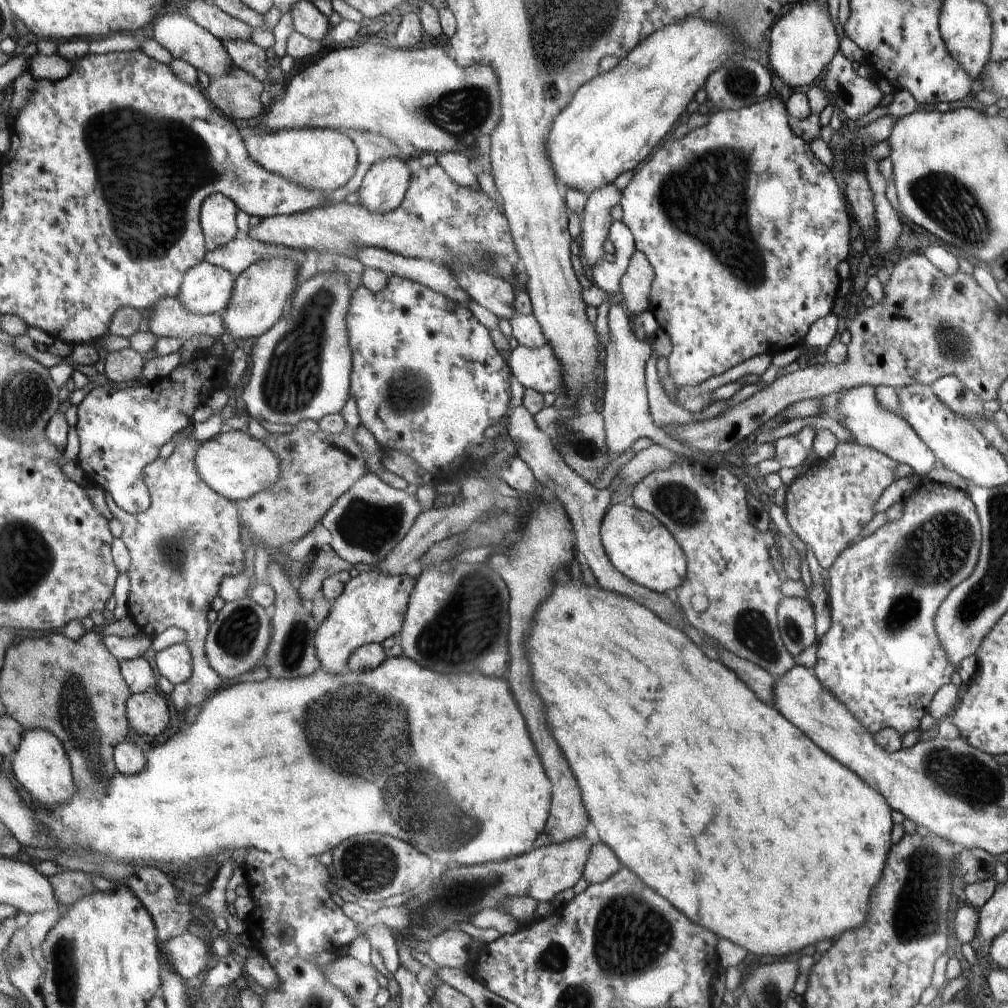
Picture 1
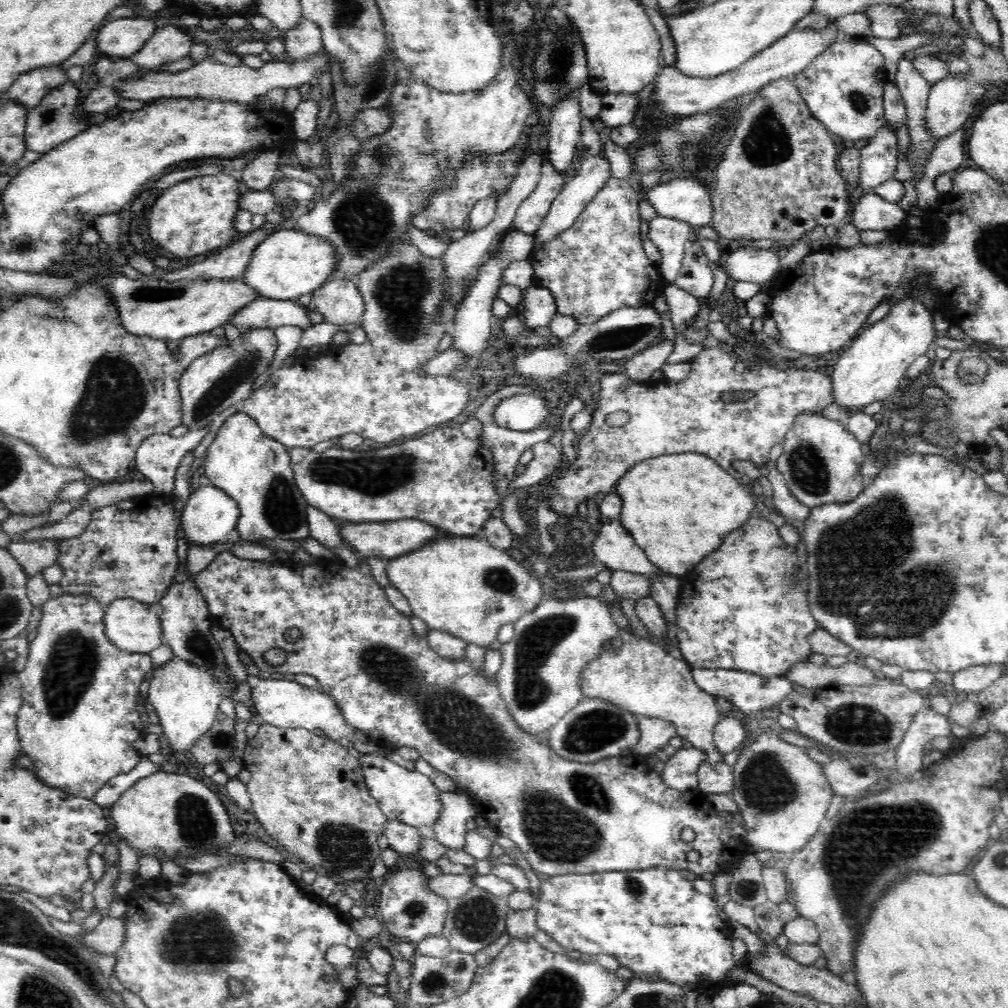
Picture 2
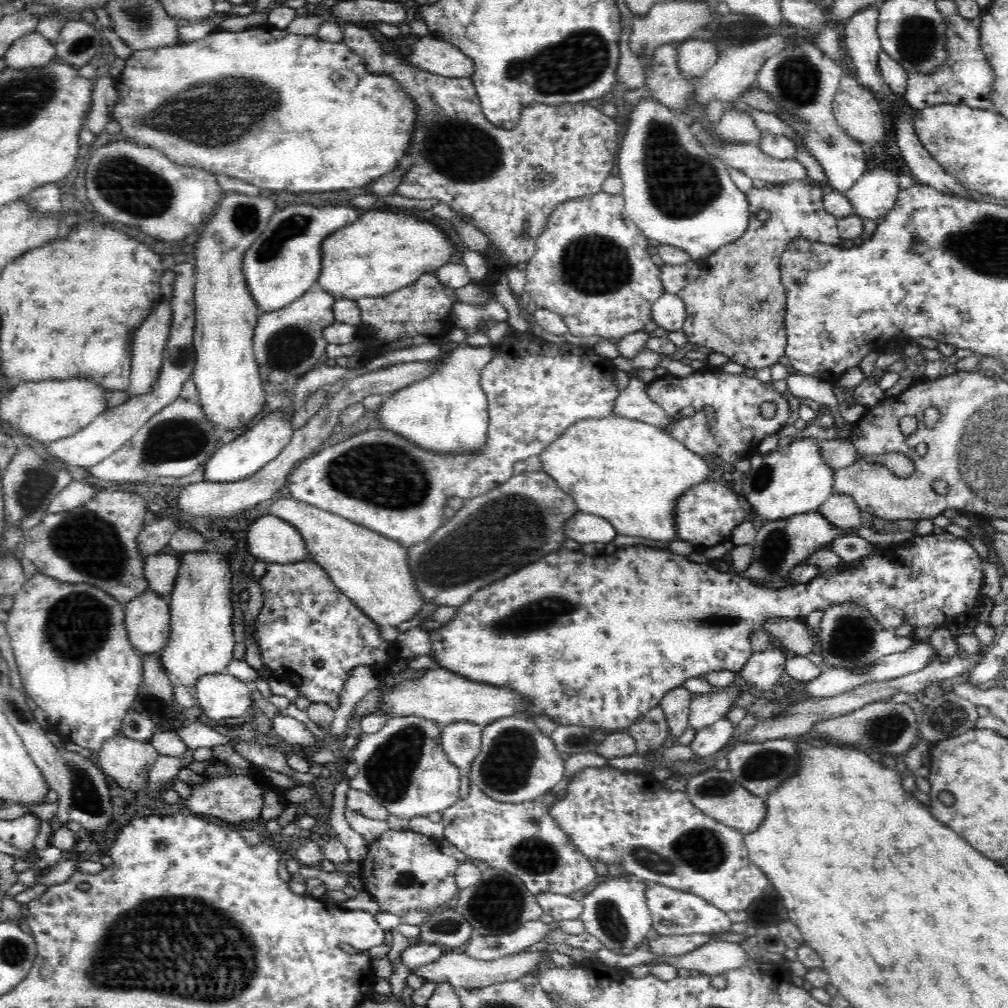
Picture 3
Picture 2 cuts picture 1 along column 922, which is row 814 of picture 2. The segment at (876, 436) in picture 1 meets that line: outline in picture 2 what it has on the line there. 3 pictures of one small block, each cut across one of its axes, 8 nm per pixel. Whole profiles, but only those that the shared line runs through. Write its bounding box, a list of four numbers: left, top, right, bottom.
[433,790,477,850]

